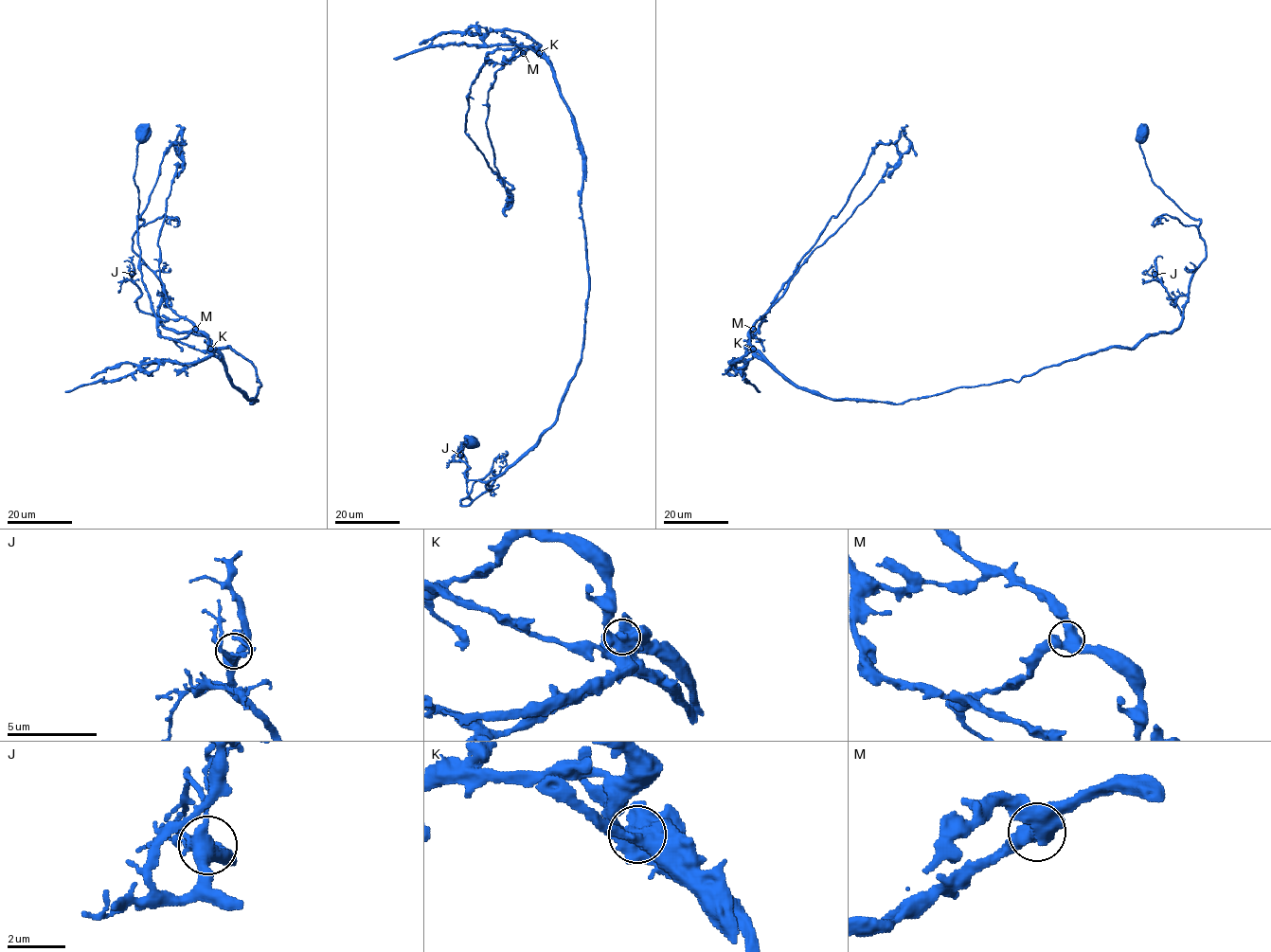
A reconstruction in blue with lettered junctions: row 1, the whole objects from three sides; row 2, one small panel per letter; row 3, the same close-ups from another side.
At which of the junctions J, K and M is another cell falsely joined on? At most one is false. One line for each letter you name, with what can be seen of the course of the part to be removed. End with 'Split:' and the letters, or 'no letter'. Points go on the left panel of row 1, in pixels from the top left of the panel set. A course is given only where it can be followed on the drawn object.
K: Course of the part to remove: (210, 349), (158, 332), (142, 279), (136, 216), (147, 206), (165, 152), (181, 143), (184, 169), (177, 178)
Split: K

